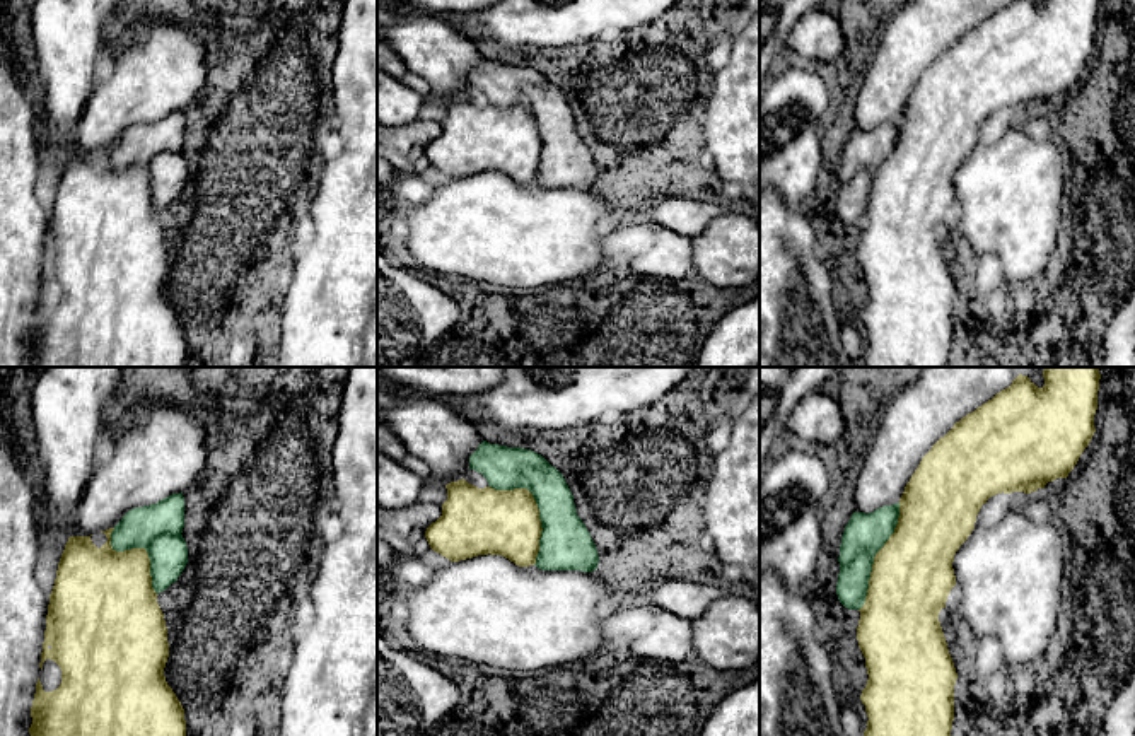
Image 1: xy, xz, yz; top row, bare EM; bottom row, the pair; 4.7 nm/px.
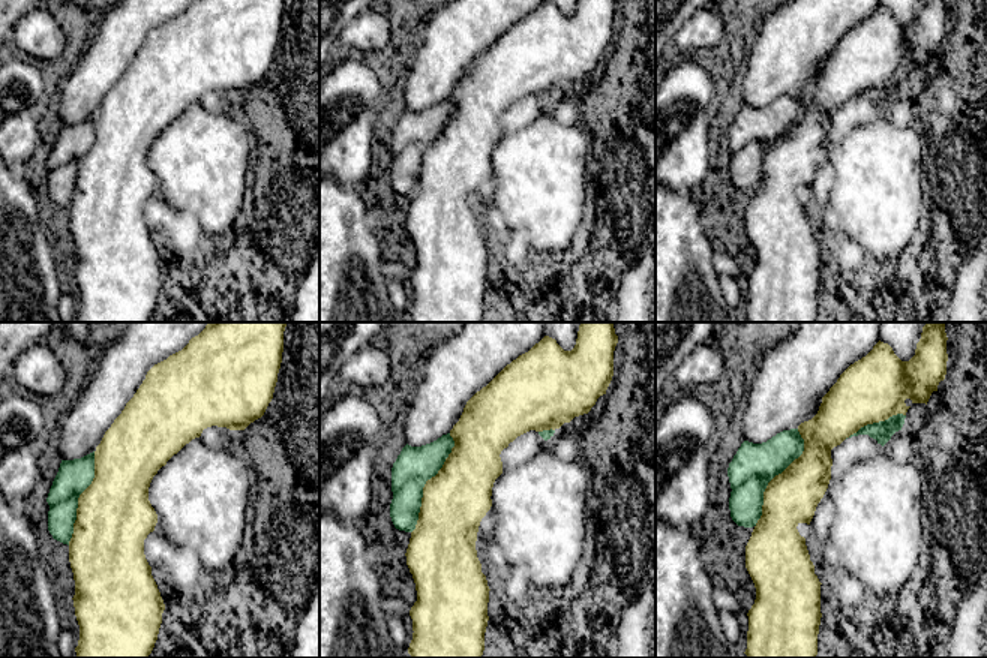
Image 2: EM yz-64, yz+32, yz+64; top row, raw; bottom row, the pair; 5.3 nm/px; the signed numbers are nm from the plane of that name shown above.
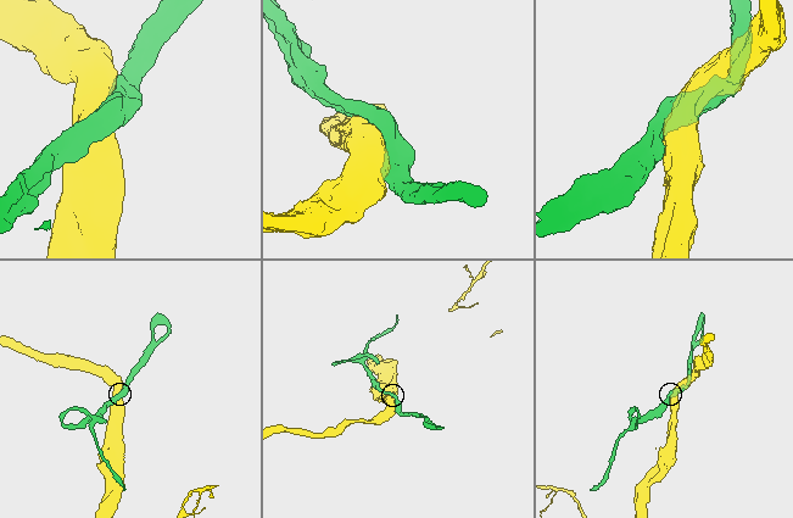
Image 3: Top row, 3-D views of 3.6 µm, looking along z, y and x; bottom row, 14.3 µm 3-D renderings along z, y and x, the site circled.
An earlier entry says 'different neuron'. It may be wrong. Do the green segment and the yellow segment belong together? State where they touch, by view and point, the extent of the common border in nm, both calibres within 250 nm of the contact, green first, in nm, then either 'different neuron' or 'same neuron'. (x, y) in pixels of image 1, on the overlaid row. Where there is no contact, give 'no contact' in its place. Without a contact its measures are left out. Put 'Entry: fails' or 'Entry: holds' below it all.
contact xz (538, 508); length 440 nm; calibres 240 and 300 nm; different neuron
Entry: holds

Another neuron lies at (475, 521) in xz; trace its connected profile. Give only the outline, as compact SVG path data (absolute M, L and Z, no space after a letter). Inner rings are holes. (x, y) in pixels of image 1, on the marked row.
M464 478L445 488L442 505L420 500L396 511L377 505L377 538L413 557L432 548L451 562L490 553L519 567L536 564L543 528L527 488L478 488Z

